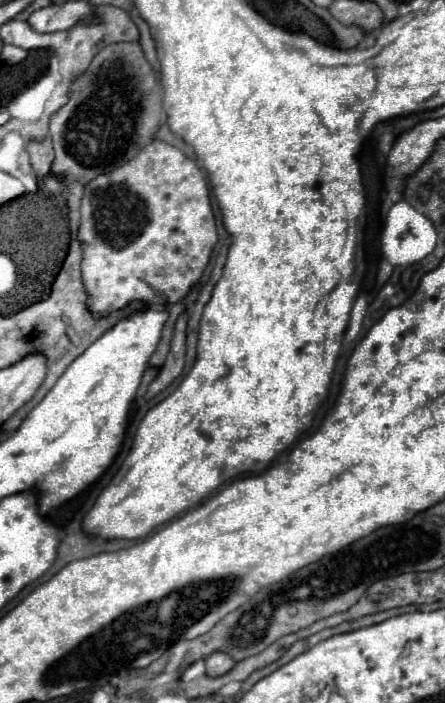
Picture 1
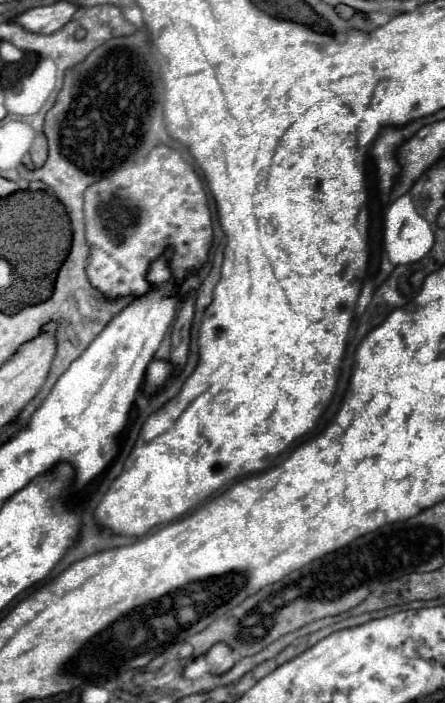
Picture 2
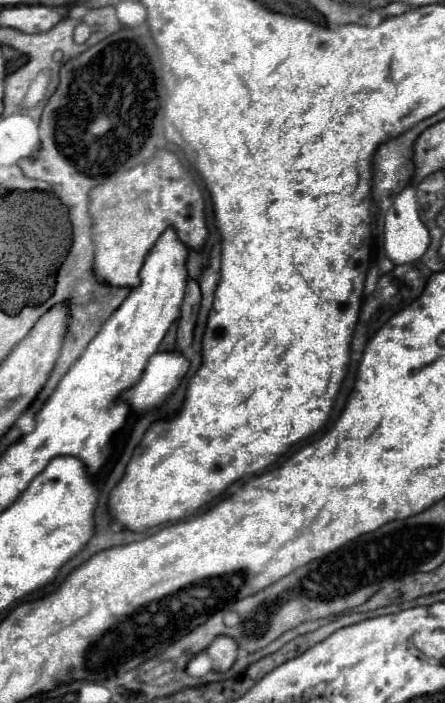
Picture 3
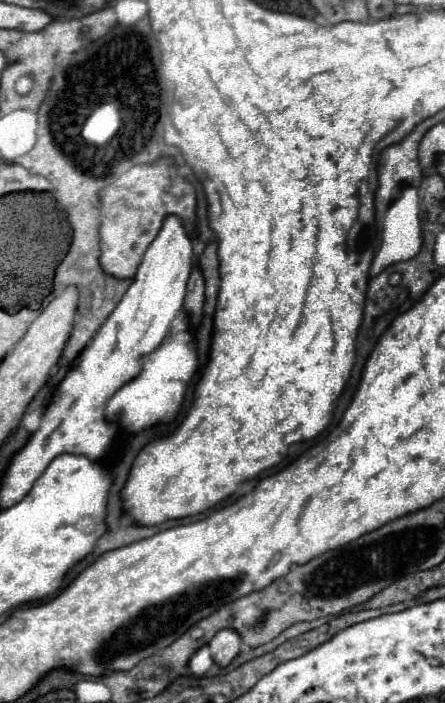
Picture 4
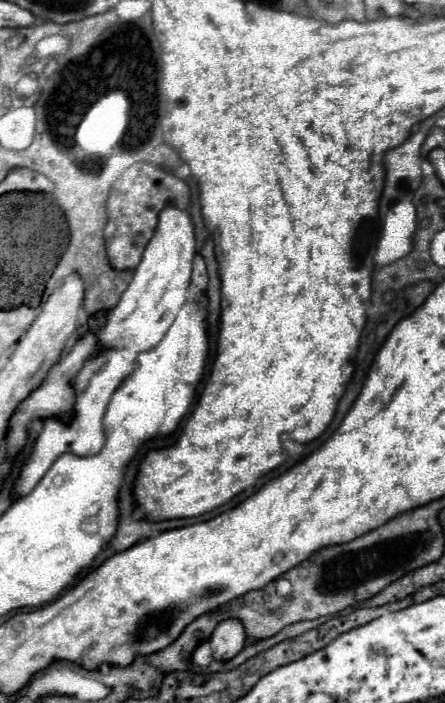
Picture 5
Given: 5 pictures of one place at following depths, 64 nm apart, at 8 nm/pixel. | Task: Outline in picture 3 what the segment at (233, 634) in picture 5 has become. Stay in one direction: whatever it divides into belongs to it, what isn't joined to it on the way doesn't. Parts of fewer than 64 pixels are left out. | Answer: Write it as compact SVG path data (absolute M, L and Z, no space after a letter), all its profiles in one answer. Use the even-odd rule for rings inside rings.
M218 636L208 648L206 648L210 660L212 660L212 666L216 672L226 672L236 656L238 656L238 644L236 640L232 640L230 636Z

